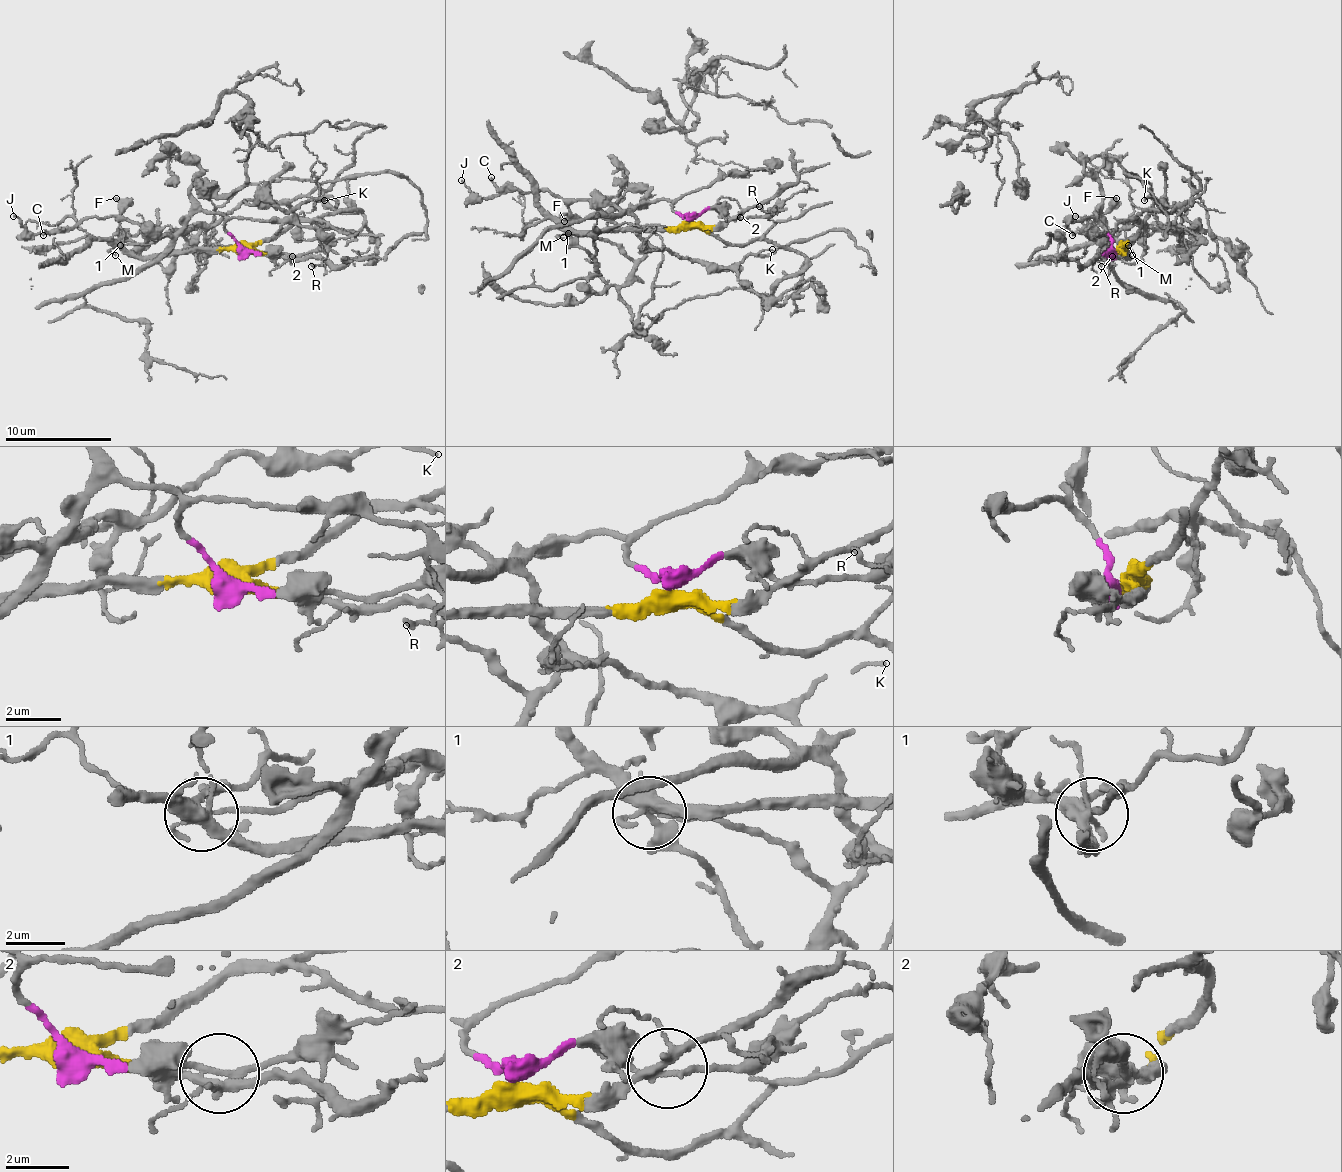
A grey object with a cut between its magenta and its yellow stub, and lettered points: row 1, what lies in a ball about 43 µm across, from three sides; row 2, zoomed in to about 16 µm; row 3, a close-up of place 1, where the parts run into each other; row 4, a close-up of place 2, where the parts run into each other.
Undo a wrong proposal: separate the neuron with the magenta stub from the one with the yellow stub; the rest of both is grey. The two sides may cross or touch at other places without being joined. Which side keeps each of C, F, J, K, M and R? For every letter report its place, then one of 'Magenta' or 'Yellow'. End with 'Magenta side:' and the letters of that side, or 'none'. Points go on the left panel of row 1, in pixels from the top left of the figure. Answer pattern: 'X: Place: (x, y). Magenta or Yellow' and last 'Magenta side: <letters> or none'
C: Place: (43, 235). Magenta
F: Place: (116, 198). Magenta
J: Place: (13, 216). Magenta
K: Place: (324, 200). Magenta
M: Place: (115, 255). Magenta
R: Place: (311, 266). Magenta
Magenta side: C, F, J, K, M, R

